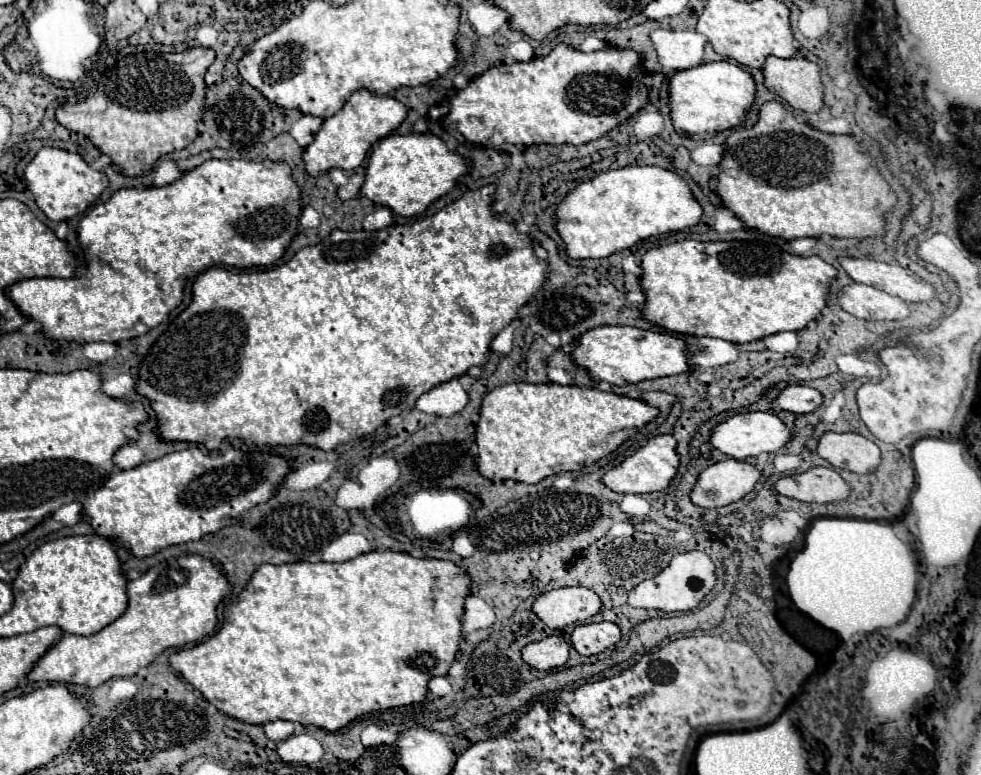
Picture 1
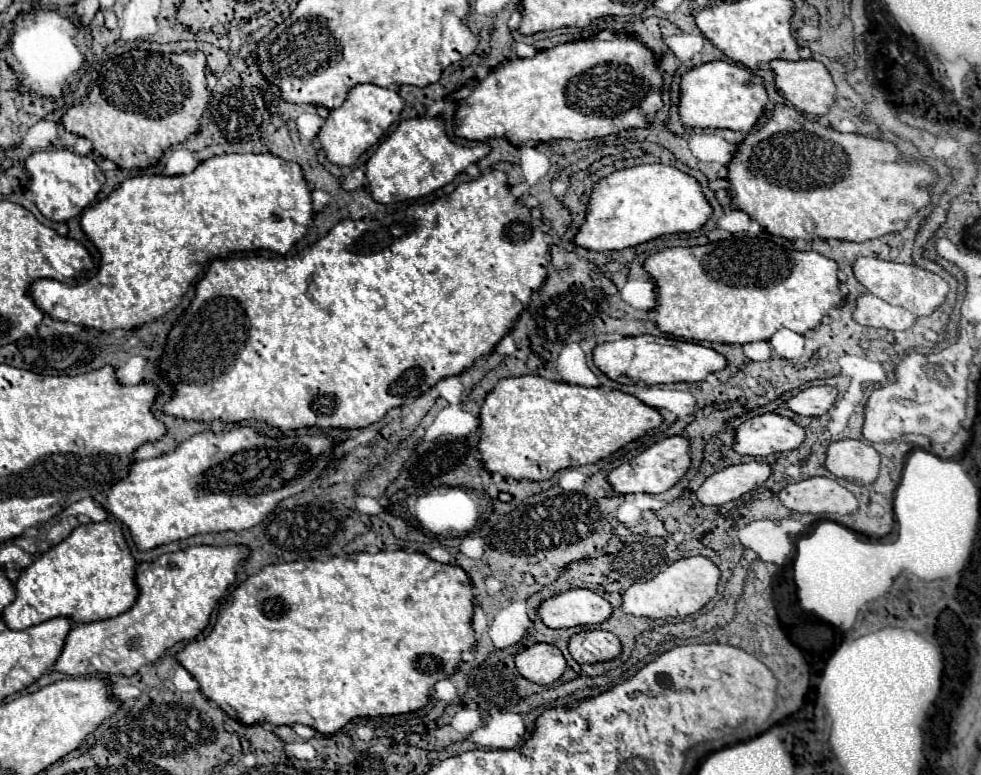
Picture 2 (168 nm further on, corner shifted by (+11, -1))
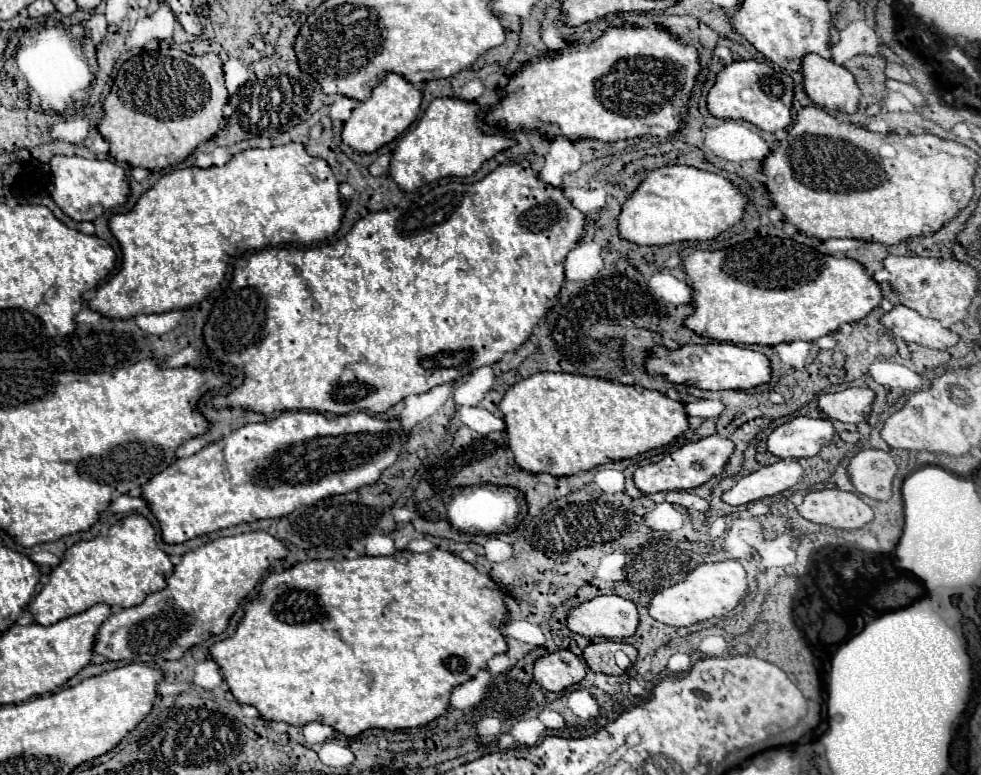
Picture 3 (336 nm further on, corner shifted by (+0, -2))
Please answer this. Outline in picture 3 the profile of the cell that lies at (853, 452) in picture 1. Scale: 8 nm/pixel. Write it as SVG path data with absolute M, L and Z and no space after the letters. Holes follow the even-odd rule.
M862 450L848 466L854 488L872 498L888 500L892 496L892 478L896 474L896 464L888 452L882 450Z

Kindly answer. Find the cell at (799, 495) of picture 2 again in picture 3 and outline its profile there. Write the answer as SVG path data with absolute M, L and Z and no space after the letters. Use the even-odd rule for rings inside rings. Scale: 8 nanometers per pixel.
M836 488L806 494L798 512L814 524L824 524L836 530L856 530L874 518L872 508L856 494Z

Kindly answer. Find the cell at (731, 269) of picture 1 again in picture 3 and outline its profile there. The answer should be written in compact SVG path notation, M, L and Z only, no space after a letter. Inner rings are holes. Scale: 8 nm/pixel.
M754 238L750 242L744 244L736 244L736 248L724 248L724 250L716 250L716 252L706 252L706 250L696 250L694 254L690 254L684 260L684 268L686 274L690 278L690 284L694 288L694 314L686 318L686 326L690 330L694 330L696 334L704 336L704 338L712 338L712 340L720 340L720 342L734 342L734 344L762 344L762 346L776 346L780 342L792 342L792 340L806 340L806 342L814 342L826 334L832 334L836 330L840 330L844 324L856 322L866 318L874 308L878 308L884 300L882 296L882 288L880 284L874 282L874 278L866 272L866 268L852 260L852 258L836 258L836 256L828 256L822 254L806 244L798 244L794 240L782 240L782 238Z

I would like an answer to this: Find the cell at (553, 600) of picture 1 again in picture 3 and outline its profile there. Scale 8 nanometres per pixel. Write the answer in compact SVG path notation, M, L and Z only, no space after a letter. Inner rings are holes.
M598 596L570 610L568 628L588 638L628 638L638 628L638 610L626 598Z

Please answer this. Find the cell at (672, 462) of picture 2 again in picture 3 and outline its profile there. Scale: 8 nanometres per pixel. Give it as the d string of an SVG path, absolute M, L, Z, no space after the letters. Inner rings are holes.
M714 434L714 436L702 438L698 442L678 448L676 452L672 452L658 464L648 464L644 468L638 468L634 474L634 482L644 494L670 492L670 490L692 490L692 488L706 484L712 476L718 476L726 468L732 454L734 454L734 442L730 442L728 438L720 434Z

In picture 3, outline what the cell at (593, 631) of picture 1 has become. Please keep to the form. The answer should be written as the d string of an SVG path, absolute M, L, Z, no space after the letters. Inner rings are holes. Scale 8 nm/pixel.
M598 642L598 644L590 644L584 648L584 660L586 664L594 670L594 672L602 672L602 674L622 674L622 670L616 666L614 662L614 652L622 650L628 654L630 662L636 662L636 648L626 644L626 642Z

